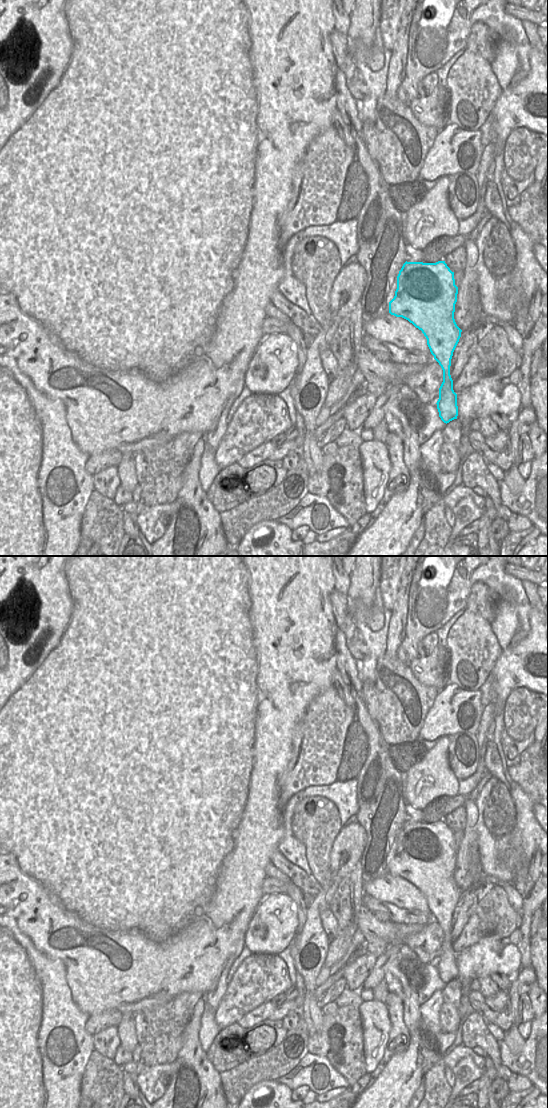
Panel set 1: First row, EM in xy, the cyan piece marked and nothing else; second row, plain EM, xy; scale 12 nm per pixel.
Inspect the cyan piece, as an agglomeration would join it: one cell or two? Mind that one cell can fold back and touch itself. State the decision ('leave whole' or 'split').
leave whole

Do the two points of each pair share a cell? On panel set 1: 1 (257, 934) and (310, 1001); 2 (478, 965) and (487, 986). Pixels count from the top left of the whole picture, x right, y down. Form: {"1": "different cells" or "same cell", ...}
{"1": "different cells", "2": "different cells"}

